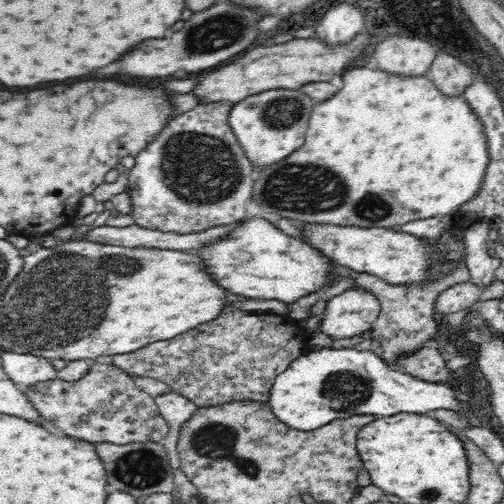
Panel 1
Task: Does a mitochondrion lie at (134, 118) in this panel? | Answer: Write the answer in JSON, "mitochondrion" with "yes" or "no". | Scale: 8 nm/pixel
{"mitochondrion":"no"}

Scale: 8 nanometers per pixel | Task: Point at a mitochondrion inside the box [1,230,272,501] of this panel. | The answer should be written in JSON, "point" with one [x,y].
{"point":[217,440]}

